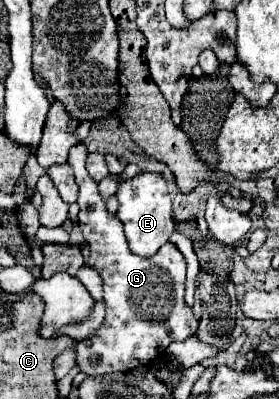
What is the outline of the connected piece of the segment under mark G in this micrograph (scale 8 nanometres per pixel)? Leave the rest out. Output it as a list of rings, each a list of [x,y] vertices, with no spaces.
[[[79,142],[77,146],[73,146],[69,150],[69,160],[67,164],[73,168],[75,174],[75,182],[79,186],[79,226],[81,232],[89,244],[89,266],[97,268],[101,278],[103,278],[103,298],[107,304],[107,314],[105,320],[101,324],[101,328],[85,342],[77,344],[77,366],[83,374],[87,376],[103,376],[109,372],[129,372],[137,366],[147,366],[151,360],[163,356],[161,352],[165,352],[165,348],[173,342],[173,340],[185,340],[187,336],[197,332],[197,318],[193,316],[191,308],[187,308],[185,304],[185,258],[183,254],[171,244],[163,244],[159,248],[159,252],[155,256],[143,258],[137,256],[129,250],[125,234],[123,234],[123,226],[121,220],[117,216],[111,216],[105,208],[105,202],[101,200],[99,192],[97,192],[97,184],[93,182],[93,178],[89,178],[87,170],[85,170],[85,159],[87,158],[87,146],[83,142]]]

